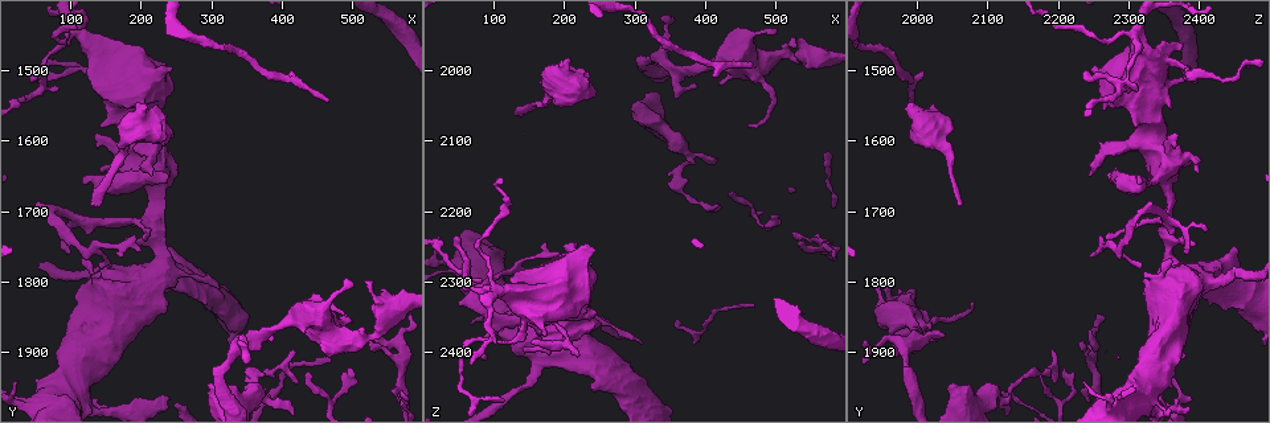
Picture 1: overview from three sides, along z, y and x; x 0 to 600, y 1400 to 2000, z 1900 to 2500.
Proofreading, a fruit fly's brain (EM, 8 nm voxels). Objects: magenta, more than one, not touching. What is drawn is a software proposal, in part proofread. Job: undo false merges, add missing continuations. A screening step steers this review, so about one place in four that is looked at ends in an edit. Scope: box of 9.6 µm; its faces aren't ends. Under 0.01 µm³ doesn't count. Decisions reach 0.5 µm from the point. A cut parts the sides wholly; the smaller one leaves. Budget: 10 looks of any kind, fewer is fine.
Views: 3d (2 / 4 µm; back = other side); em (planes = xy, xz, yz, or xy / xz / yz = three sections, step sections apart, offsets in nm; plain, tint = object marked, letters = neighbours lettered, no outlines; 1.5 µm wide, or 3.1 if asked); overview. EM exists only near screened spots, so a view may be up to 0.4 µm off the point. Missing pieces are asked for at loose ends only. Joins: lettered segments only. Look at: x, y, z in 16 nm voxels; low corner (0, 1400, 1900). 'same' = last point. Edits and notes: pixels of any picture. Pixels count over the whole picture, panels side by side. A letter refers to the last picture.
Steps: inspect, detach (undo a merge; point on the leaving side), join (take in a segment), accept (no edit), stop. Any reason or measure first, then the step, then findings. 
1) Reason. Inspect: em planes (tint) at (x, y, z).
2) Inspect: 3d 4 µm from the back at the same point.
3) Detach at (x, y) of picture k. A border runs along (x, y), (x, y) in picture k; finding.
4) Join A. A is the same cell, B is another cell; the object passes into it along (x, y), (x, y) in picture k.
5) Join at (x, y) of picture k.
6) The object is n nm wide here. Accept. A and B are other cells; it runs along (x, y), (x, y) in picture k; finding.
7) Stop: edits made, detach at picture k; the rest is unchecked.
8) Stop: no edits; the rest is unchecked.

Free end. Inspect: em planes (letters) at (130, 1685, 2065).

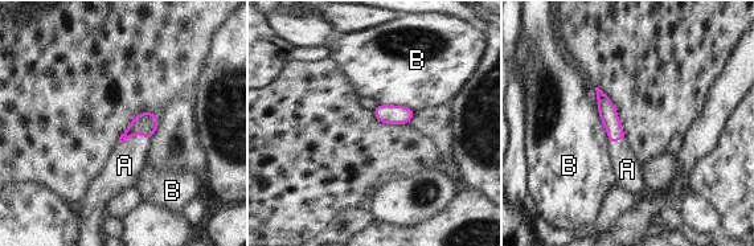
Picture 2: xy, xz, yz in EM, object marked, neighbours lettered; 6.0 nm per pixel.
Join A. A is the same cell, B is another cell; the object passes into it along (146, 123), (134, 134), (125, 165) in picture 2; the cell continues.

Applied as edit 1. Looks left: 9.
See it whole again. Inspect: overview.

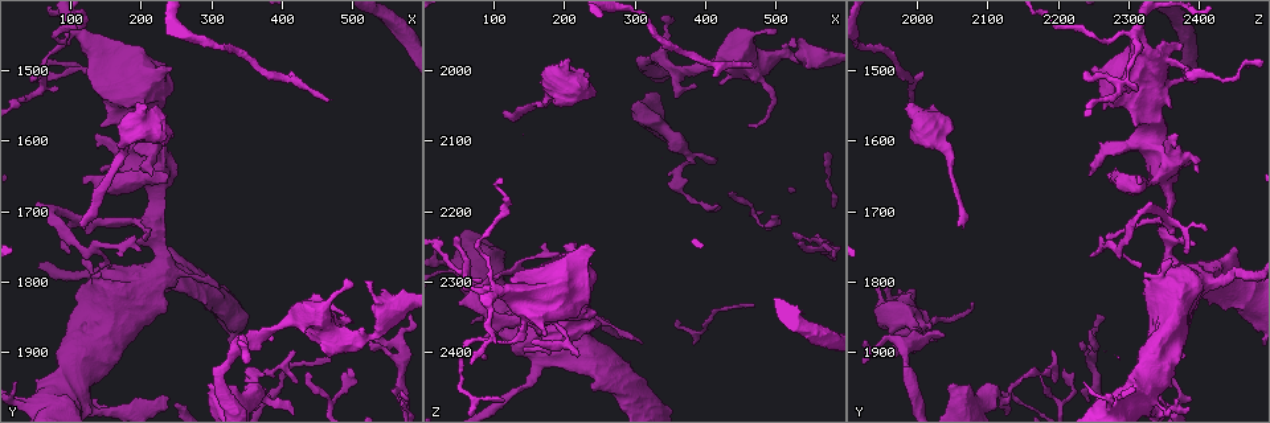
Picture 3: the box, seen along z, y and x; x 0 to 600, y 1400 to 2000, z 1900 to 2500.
Branch stops here. Inspect: 3d 4 µm at (110, 1825, 2380).

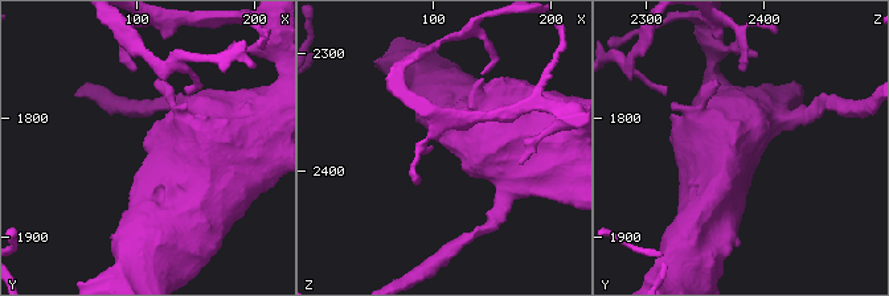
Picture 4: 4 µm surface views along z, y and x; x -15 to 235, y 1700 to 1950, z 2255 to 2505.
Inspect: em planes (letters) at (108, 1824, 2374).

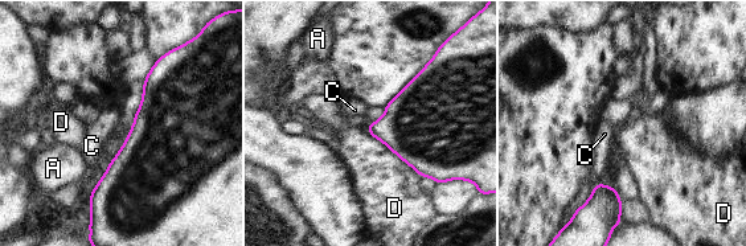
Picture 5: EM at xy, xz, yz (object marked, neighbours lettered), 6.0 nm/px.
Accept. A, C and D are other cells; a border runs along (365, 128), (421, 176) in picture 5; none of them fits.

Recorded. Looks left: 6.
An open end. Inspect: 3d 4 µm at (390, 1880, 2025).

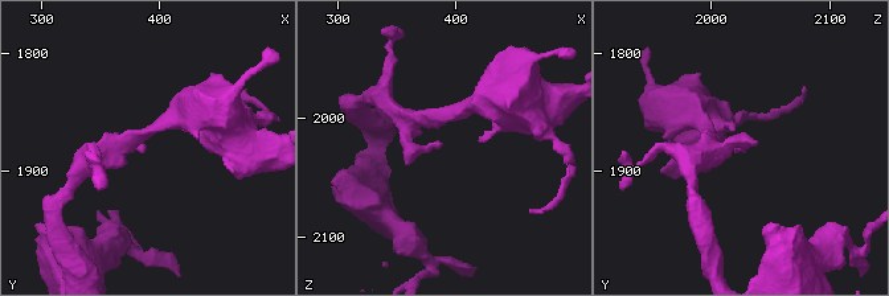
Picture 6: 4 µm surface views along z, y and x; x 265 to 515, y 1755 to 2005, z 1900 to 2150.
Inspect: em planes (letters) at (390, 1880, 2024).

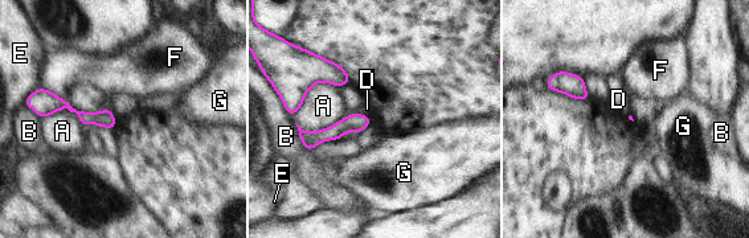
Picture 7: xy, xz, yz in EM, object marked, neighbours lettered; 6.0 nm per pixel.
Accept. A, B, D, E, F and G are other cells; it runs along (41, 113), (66, 105), (111, 124) in picture 7; no lettered segment goes on from it.

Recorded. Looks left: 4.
Thin end. Inspect: em planes (plain) at (475, 1540, 2000).

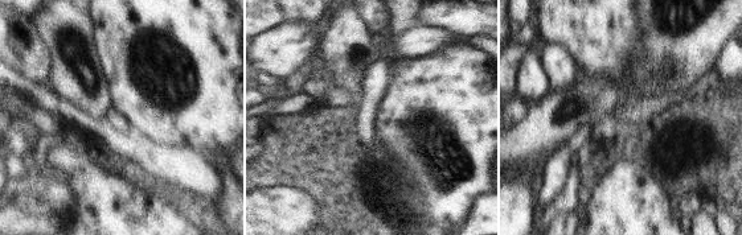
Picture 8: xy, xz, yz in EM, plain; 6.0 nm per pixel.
Inspect: em planes (letters) at the same point.

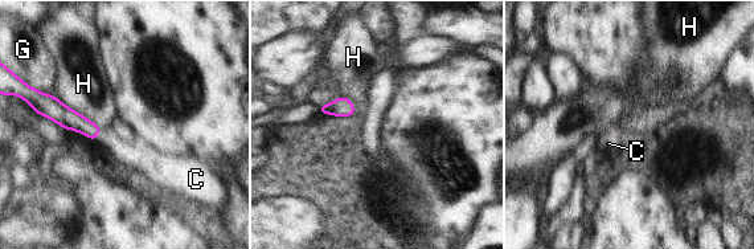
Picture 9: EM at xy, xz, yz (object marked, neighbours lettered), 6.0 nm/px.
Join C. C is the same cell, G and H are other cells; the object passes into it along (68, 118), (97, 135), (132, 154) in picture 9; the cell continues.

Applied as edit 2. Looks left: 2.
Stop: edits made, join at picture 2, join at picture 9; the rest is unchecked.

